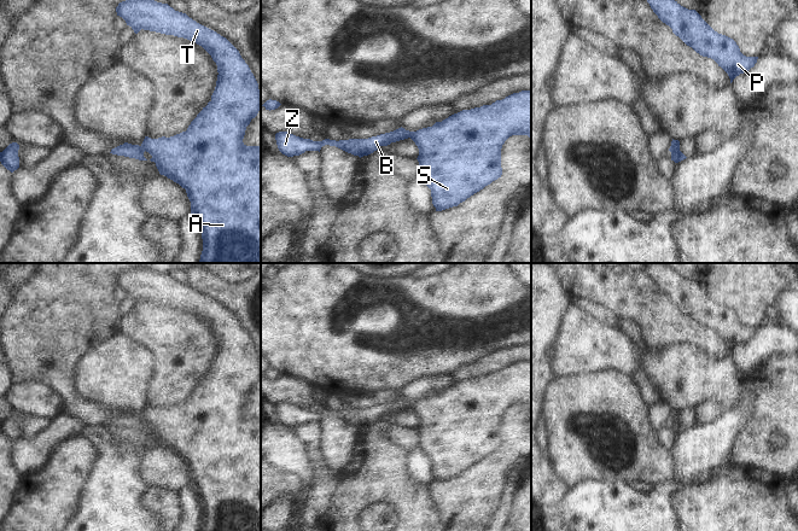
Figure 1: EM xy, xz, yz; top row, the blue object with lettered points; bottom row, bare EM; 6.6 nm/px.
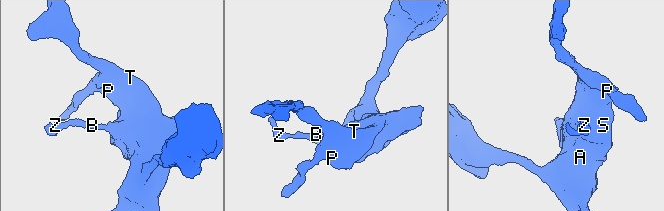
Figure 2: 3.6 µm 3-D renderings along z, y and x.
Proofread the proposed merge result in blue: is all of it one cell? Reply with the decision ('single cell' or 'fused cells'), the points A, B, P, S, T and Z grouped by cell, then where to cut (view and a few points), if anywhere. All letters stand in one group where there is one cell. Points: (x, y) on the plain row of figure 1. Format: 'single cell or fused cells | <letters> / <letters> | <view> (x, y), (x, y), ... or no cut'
fused cells | A P S T / B Z | yz (670, 418), (677, 424), (680, 431)

